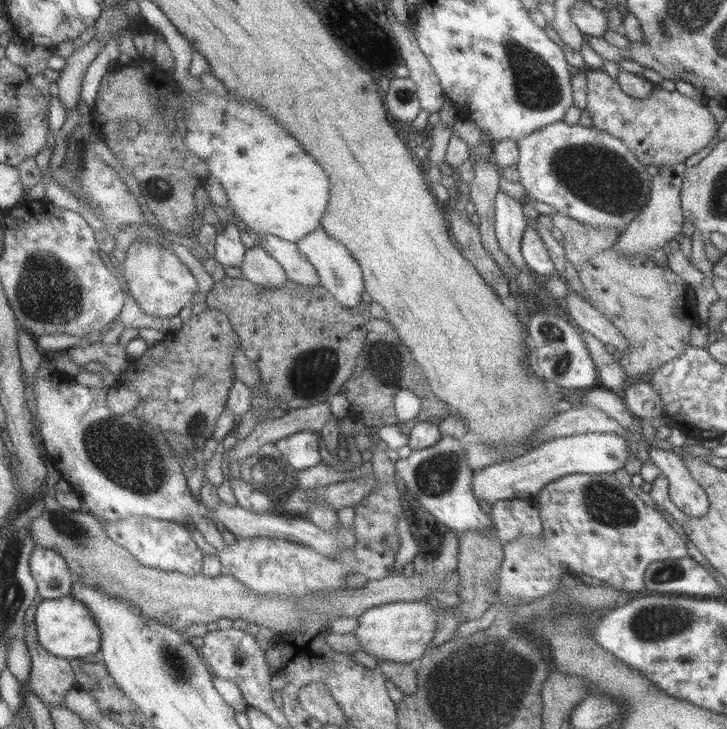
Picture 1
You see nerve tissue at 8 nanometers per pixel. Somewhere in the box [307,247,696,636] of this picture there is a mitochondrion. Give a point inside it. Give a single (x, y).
(604, 505)

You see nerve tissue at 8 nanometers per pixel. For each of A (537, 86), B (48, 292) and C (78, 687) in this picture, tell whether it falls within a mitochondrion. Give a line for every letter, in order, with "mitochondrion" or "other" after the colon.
A: mitochondrion
B: mitochondrion
C: other

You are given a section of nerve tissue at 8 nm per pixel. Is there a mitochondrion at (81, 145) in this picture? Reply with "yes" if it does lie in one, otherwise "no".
no

